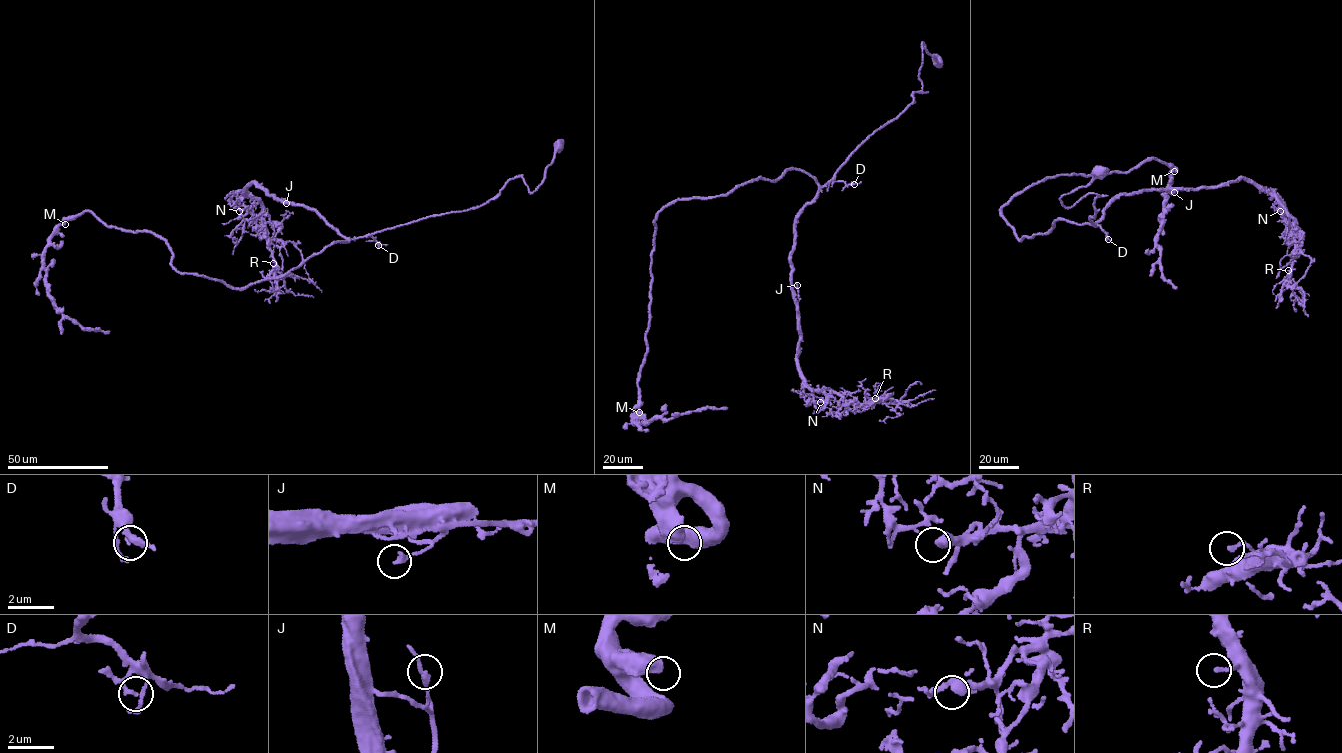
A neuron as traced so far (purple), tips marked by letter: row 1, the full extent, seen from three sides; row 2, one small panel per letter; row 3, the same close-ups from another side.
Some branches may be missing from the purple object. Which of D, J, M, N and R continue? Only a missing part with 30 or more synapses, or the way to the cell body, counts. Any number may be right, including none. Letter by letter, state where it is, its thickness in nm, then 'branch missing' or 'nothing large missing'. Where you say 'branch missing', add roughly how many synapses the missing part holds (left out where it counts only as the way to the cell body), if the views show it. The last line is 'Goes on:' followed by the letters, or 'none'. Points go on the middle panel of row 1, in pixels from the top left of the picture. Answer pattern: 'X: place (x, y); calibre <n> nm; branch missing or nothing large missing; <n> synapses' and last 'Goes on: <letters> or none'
D: place (854, 184); calibre 100 nm; nothing large missing
J: place (797, 285); calibre 220 nm; nothing large missing
M: place (639, 412); calibre 650 nm; nothing large missing
N: place (820, 402); calibre 460 nm; nothing large missing
R: place (875, 398); calibre 170 nm; nothing large missing
Goes on: none

